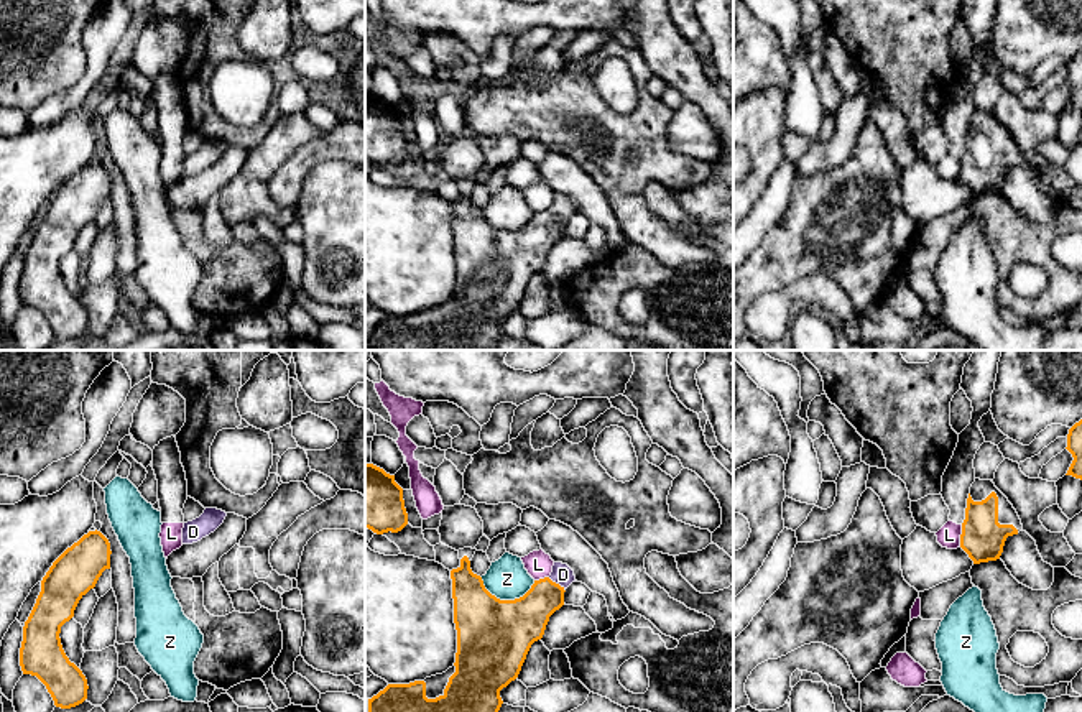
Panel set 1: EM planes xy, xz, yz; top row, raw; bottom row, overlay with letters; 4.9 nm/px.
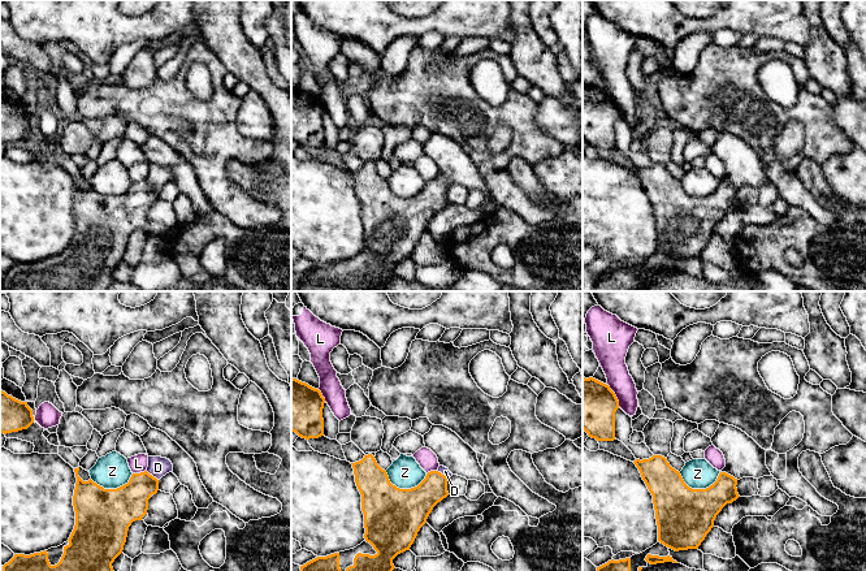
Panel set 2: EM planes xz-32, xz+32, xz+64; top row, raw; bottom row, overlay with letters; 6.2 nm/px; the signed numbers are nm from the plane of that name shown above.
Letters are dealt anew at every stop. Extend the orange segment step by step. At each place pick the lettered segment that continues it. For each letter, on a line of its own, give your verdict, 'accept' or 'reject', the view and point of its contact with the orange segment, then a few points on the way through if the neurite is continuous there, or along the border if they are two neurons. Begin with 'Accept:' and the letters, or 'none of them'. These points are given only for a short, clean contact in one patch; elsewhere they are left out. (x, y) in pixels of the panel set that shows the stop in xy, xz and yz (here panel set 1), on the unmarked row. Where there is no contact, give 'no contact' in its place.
Accept: D
D: accept; meets orange in xz at (554, 214); runs through xz (522, 254), (554, 214), (563, 206)
L: reject; meets orange in yz at (961, 168)
Z: reject; meets orange in xz at (507, 232)

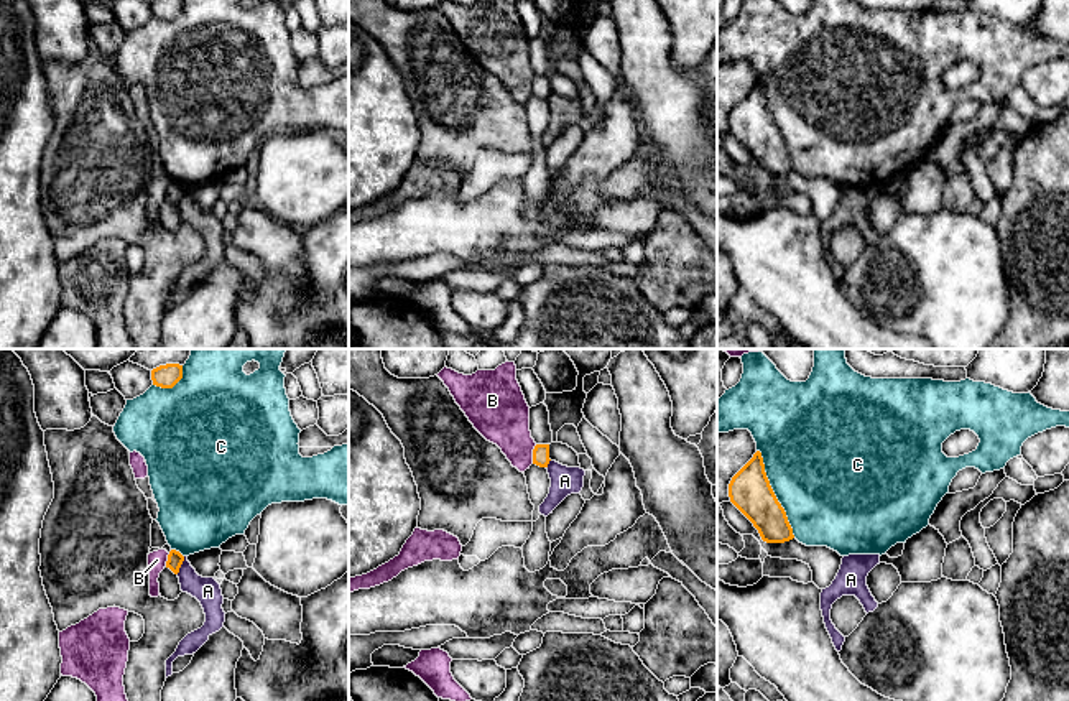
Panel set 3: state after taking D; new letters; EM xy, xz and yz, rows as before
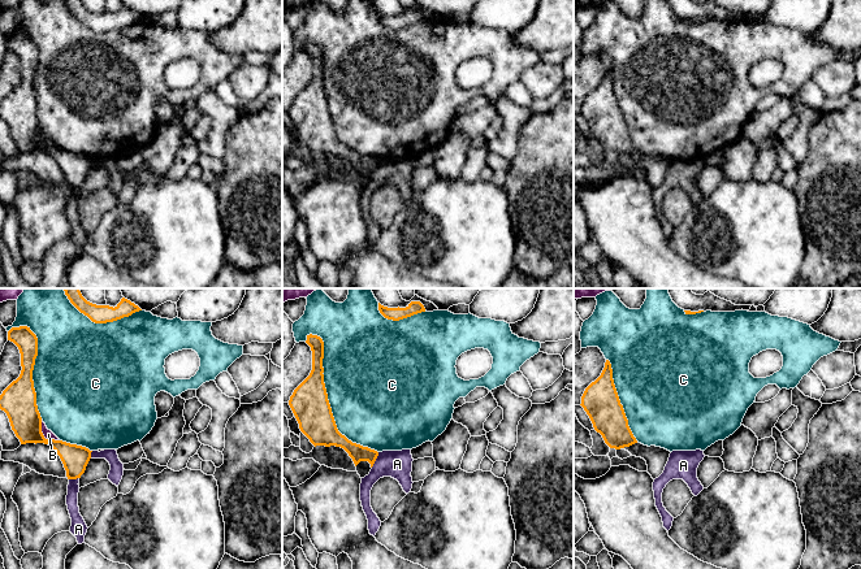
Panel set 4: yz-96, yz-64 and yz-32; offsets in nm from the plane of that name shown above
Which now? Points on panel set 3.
Accept: none of them
A: reject; meets orange in xy at (181, 194); border along xy (185, 188), (176, 204)
B: reject; meets orange in xz at (533, 86)
C: reject; meets orange in yz at (773, 125)

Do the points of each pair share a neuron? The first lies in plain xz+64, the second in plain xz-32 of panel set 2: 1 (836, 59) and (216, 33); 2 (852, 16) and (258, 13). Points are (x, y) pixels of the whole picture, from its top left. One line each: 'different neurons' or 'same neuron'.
1: same neuron
2: different neurons

